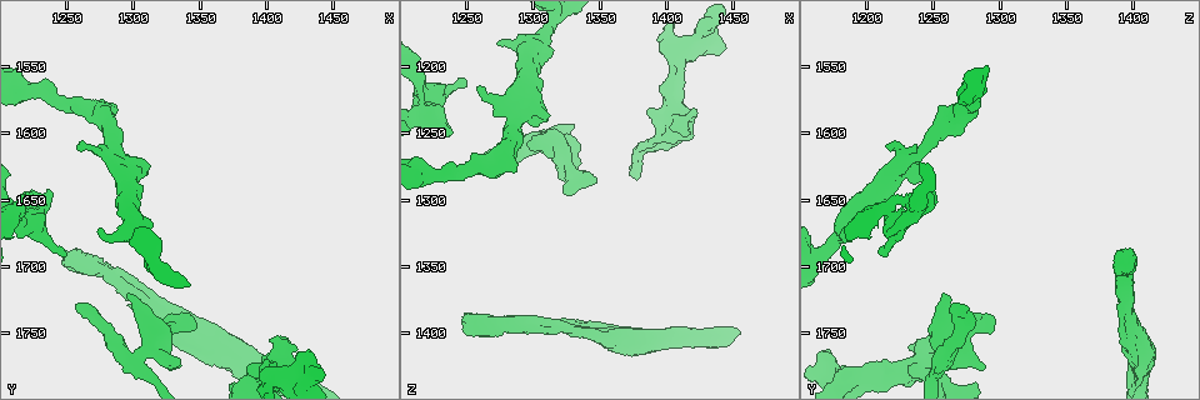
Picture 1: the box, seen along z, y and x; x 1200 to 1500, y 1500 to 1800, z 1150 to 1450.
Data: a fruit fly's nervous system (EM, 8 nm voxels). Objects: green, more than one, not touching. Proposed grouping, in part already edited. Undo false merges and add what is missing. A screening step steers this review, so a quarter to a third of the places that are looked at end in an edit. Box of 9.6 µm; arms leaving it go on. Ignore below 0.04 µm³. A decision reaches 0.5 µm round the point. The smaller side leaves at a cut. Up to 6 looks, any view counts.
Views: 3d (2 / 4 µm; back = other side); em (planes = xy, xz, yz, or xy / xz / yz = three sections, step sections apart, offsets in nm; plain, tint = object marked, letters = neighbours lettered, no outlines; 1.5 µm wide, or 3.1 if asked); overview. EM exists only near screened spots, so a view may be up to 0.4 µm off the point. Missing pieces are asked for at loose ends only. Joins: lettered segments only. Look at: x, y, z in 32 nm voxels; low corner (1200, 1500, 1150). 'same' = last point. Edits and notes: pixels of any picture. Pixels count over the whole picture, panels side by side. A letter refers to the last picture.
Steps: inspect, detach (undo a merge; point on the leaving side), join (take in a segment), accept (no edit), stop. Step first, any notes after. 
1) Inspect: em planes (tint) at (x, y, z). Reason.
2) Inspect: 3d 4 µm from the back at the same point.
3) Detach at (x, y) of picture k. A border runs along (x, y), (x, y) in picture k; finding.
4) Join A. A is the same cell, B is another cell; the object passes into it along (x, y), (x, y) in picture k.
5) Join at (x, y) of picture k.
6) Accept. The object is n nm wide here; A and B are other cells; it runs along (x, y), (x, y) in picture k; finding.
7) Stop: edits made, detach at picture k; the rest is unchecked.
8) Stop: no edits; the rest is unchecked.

Inspect: em yz step 4 (letters) at (1294, 1722, 1258). Branch stops here.

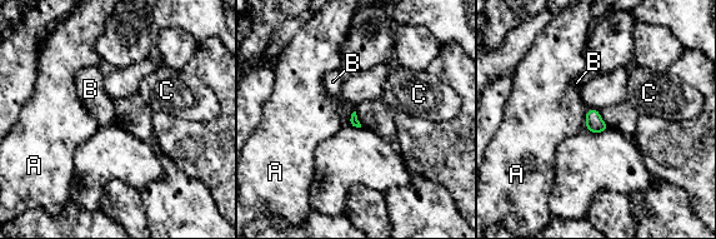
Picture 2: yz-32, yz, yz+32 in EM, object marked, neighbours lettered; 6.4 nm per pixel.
Accept. A, B and C are other cells; a border runs along (597, 110), (609, 128) in picture 2; none of them fits.

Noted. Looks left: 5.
Inspect: 3d 4 µm at (1348, 1746, 1286). Branch stops here.

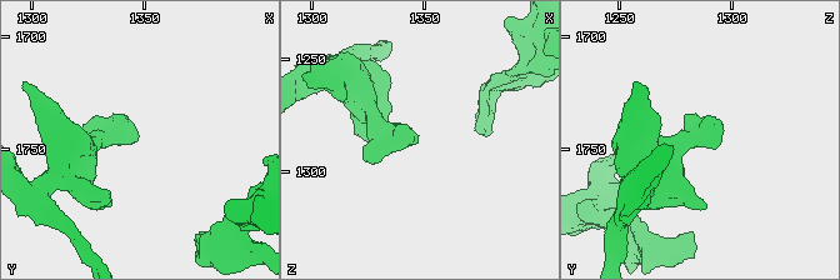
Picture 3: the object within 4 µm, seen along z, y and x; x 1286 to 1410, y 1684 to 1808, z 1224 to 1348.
Inspect: em planes (letters) at (1347, 1745, 1285). Need the tissue.

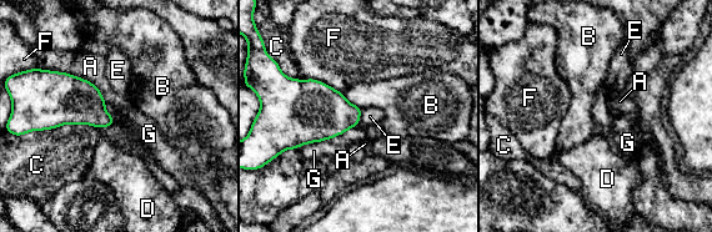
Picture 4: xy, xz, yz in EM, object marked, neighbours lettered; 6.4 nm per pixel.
Accept. A, B, C, D, E, F and G are other cells; a border runs along (362, 110), (357, 125) in picture 4; none of them fits.

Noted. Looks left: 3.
Inspect: em planes (plain) at (1246, 1688, 1388). End of a long branch.

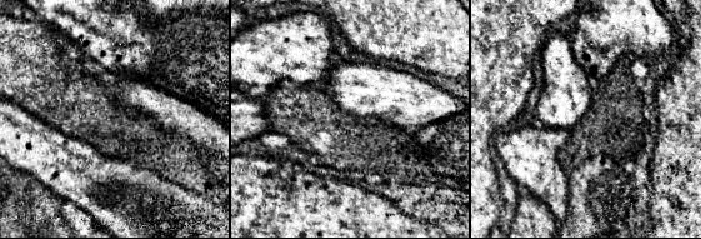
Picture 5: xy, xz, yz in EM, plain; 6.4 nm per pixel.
Inspect: em planes (letters) at the same point.

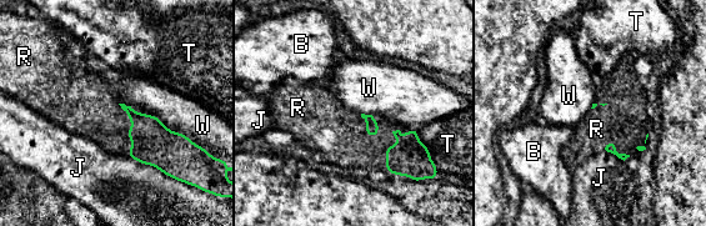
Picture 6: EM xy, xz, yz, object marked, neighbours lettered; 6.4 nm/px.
Join R. The longest contact is with R, 340 nm; R is the same cell, B, J, T and W are other cells; the object passes into it along (153, 144), (130, 129), (95, 114) in picture 6; the neuron continues.

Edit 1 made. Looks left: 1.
Stop: edits made, join at picture 6; the rest is unchecked.

